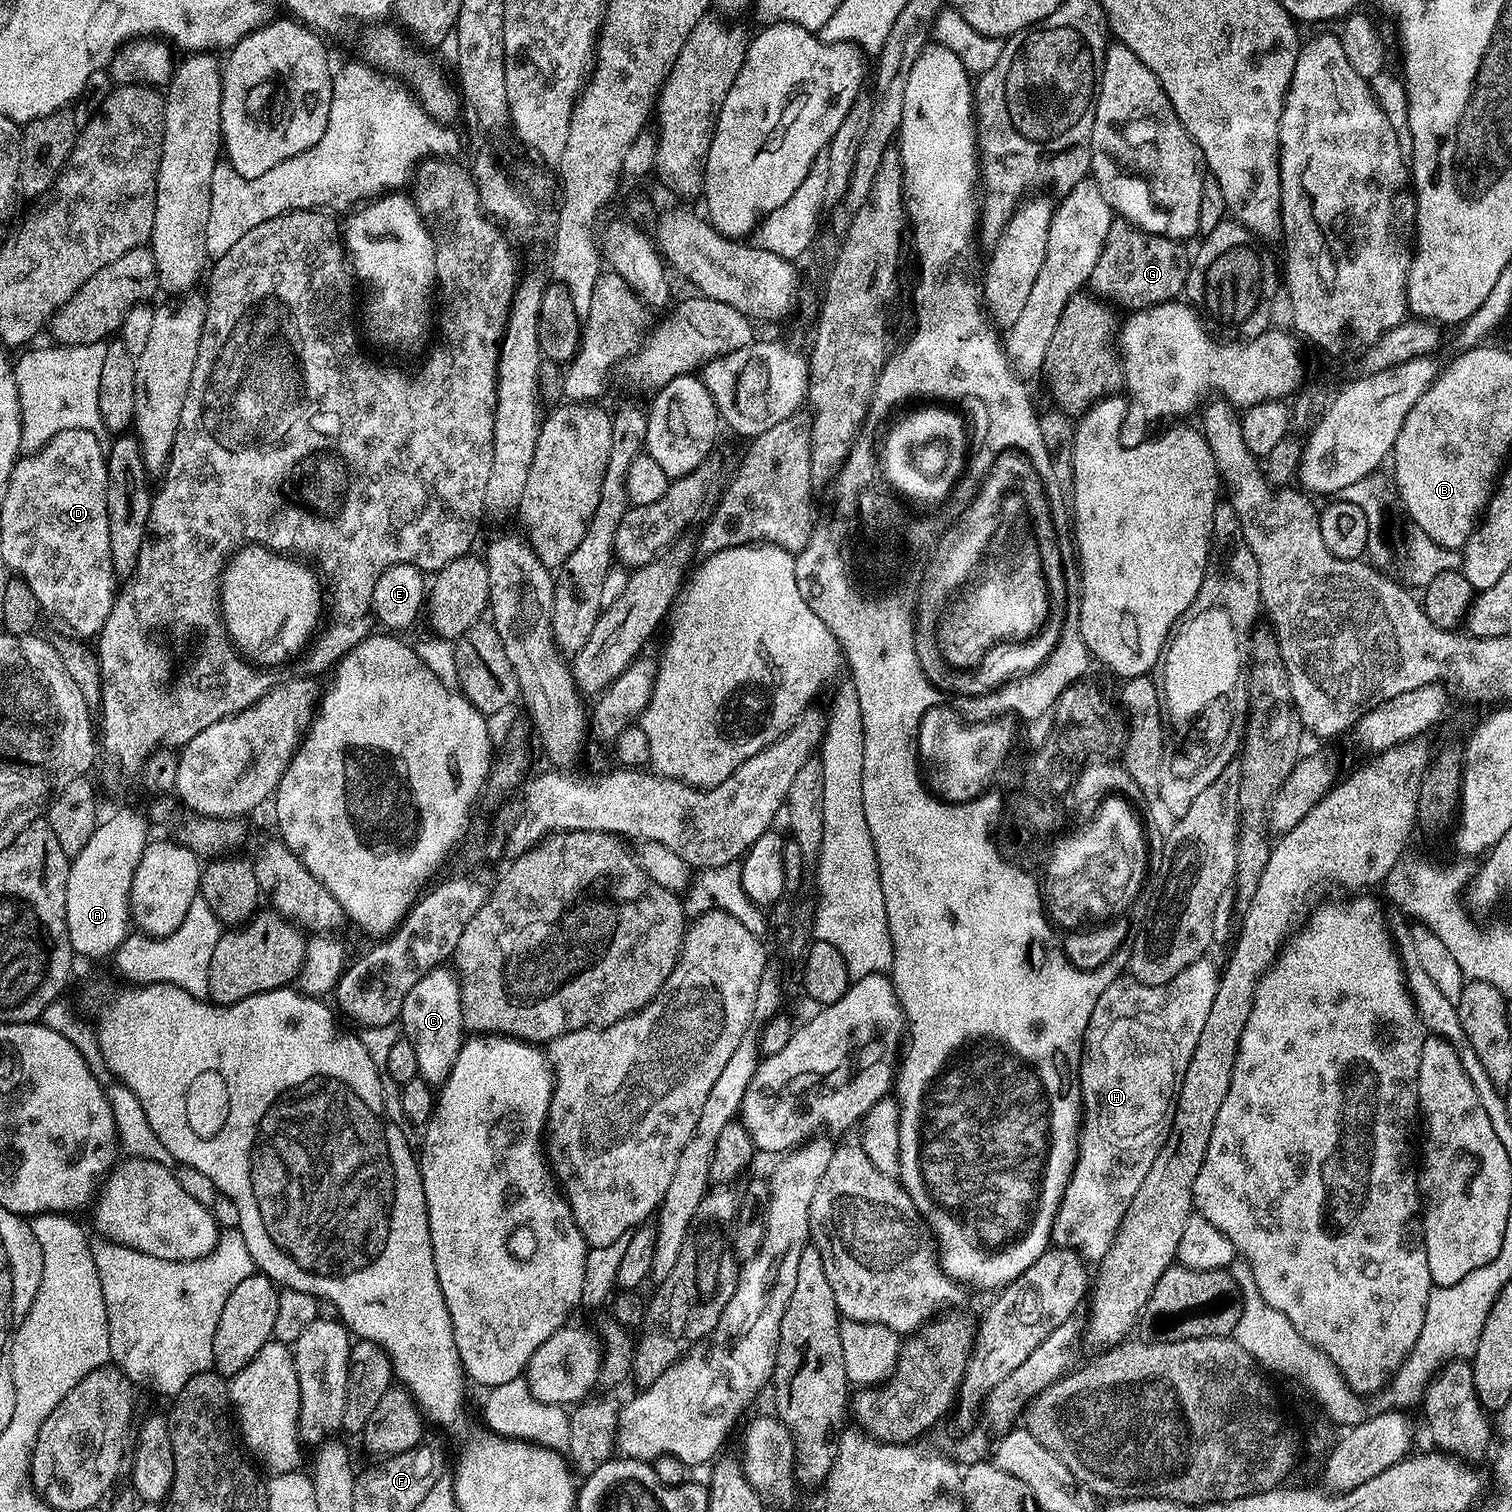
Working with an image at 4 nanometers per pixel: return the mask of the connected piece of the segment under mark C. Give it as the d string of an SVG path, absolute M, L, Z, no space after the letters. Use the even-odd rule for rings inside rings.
M441 966L430 970L426 978L418 978L410 994L406 994L406 1002L402 1002L398 1024L402 1029L403 1039L414 1046L414 1058L418 1058L419 1079L433 1086L444 1084L450 1070L454 1070L454 1062L466 1039L460 983L451 967Z

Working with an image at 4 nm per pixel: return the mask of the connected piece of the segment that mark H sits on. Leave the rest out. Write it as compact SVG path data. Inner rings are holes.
M1201 958L1194 961L1182 974L1175 976L1169 984L1150 986L1132 979L1131 975L1121 975L1106 990L1102 990L1102 998L1094 1005L1094 1014L1090 1014L1090 1022L1084 1035L1084 1055L1080 1058L1080 1093L1082 1095L1082 1123L1080 1126L1080 1149L1076 1155L1076 1165L1072 1171L1070 1182L1064 1191L1058 1214L1052 1223L1052 1240L1061 1247L1079 1250L1083 1259L1088 1262L1098 1262L1111 1246L1116 1231L1134 1194L1138 1194L1138 1186L1142 1186L1142 1178L1146 1178L1150 1166L1154 1166L1154 1158L1158 1158L1158 1150L1166 1142L1174 1122L1174 1110L1178 1102L1178 1094L1182 1090L1182 1078L1186 1078L1186 1066L1190 1066L1190 1058L1194 1054L1194 1046L1198 1046L1198 1037L1202 1035L1202 1026L1206 1026L1206 1017L1210 1014L1210 1005L1214 1003L1214 994L1218 983L1218 968Z

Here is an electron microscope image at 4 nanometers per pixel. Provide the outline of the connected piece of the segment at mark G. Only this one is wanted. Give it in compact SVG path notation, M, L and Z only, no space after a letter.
M1123 218L1113 219L1098 266L1094 266L1094 274L1088 279L1087 287L1091 295L1109 305L1128 308L1124 310L1139 310L1175 300L1185 291L1188 282L1190 256L1184 253L1184 248L1179 240L1143 232Z

